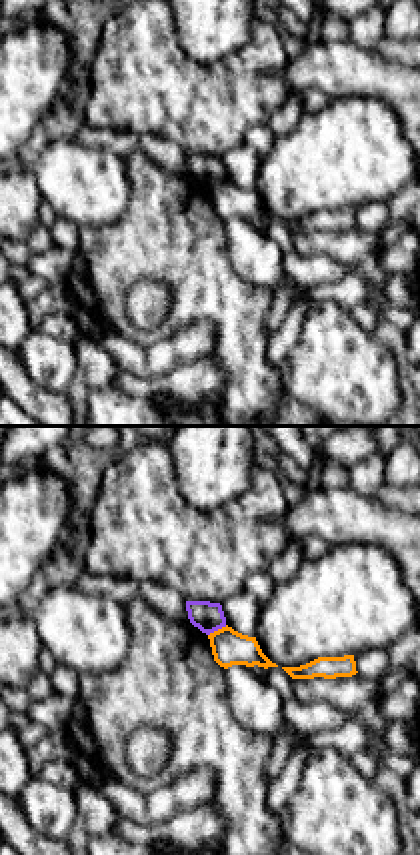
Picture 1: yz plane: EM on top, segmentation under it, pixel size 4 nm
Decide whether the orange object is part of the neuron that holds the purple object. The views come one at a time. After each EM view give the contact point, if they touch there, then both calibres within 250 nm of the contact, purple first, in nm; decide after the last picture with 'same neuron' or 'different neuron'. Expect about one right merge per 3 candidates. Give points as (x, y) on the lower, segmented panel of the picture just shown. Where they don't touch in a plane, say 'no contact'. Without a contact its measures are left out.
meets purple at (216, 630); 120 nm thick on the purple side, 140 nm on the other

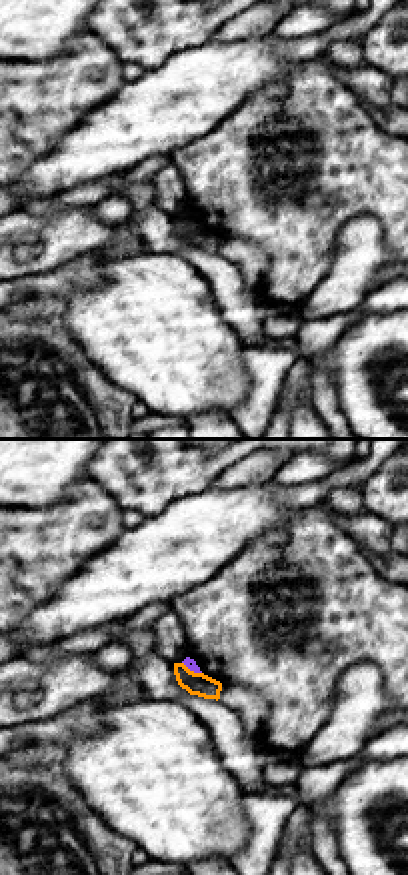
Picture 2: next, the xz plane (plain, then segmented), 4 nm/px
meets purple at (192, 670); 50 nm thick on the purple side, 100 nm on the other

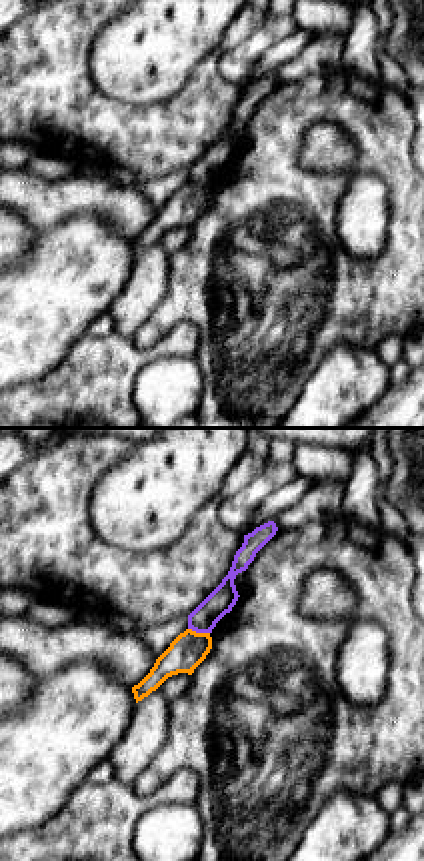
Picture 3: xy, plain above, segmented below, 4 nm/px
meets purple at (198, 632); 110 nm thick on the purple side, 150 nm on the other

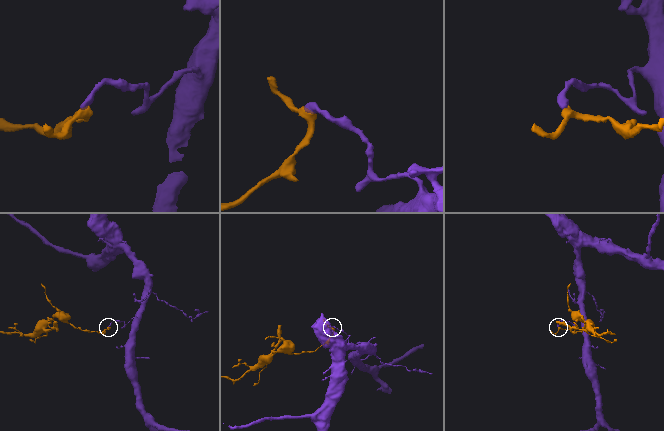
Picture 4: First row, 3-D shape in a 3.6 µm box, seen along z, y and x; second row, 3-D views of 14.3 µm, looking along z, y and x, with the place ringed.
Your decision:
different neuron

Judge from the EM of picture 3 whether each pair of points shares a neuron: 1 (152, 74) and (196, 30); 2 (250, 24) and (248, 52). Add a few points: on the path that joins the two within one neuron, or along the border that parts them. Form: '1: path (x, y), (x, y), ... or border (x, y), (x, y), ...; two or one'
1: path (162, 64), (186, 40); one
2: border (264, 20), (242, 40); two

